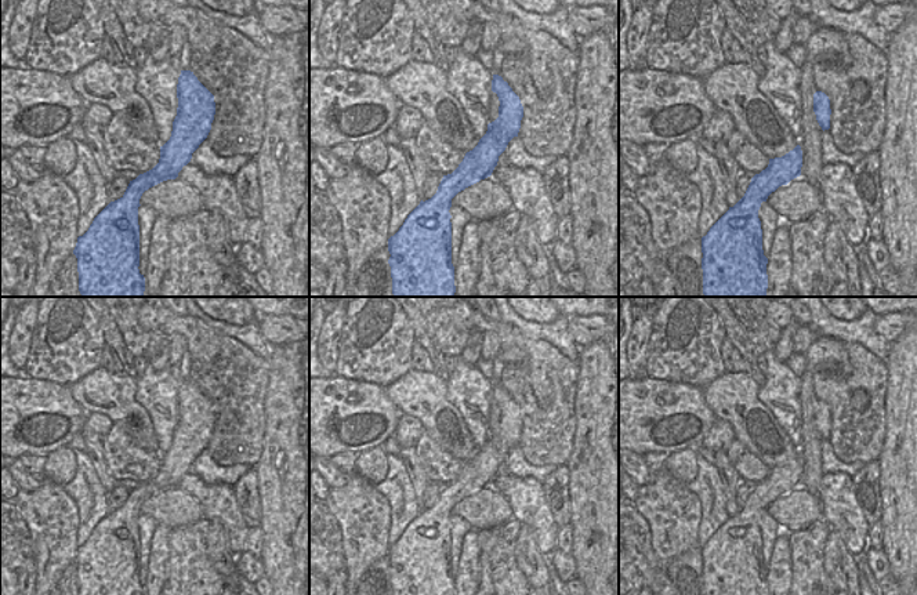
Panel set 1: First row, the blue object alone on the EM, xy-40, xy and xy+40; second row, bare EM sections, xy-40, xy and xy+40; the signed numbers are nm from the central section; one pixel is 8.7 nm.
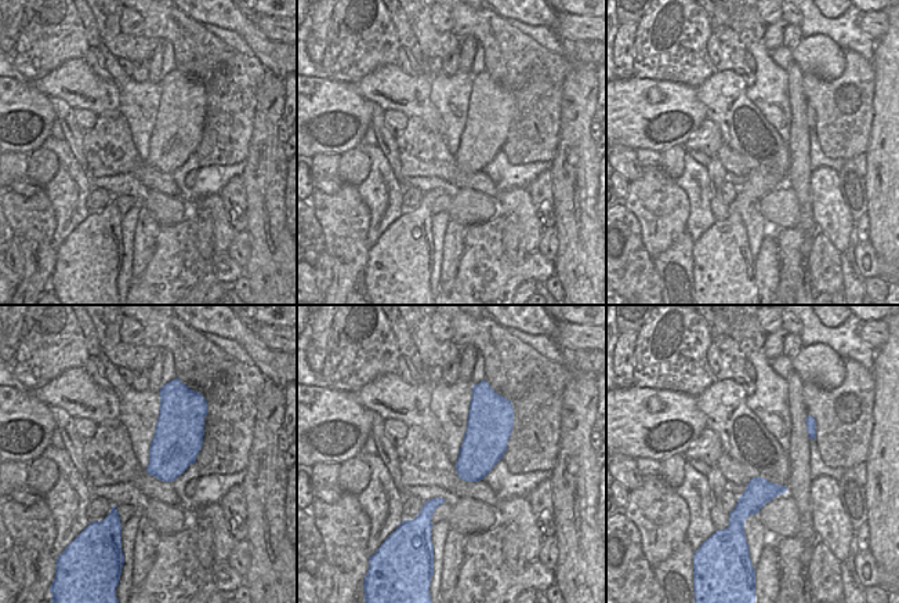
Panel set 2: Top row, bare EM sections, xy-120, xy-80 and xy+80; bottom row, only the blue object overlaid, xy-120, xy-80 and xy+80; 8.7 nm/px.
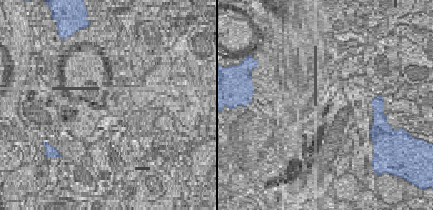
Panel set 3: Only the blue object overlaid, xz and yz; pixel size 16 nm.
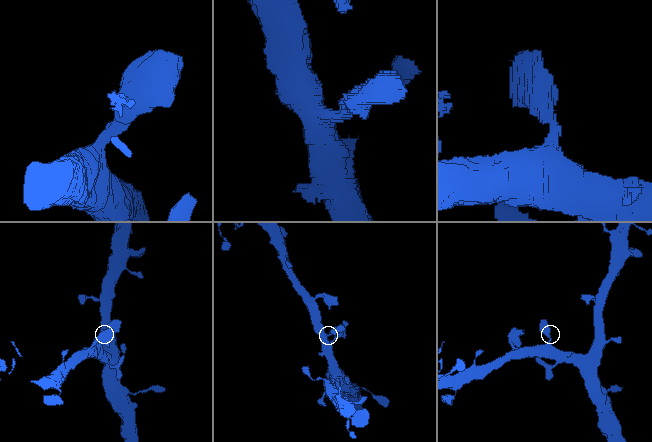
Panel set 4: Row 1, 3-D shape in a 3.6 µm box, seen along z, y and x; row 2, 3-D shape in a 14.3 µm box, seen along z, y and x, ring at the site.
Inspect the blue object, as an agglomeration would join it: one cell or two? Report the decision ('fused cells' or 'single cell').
single cell

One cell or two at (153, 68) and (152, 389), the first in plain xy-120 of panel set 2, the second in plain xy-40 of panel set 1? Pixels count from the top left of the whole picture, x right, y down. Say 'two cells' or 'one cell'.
two cells

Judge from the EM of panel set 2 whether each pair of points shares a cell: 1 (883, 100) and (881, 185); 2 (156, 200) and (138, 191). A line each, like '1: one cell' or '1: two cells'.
1: one cell
2: two cells

